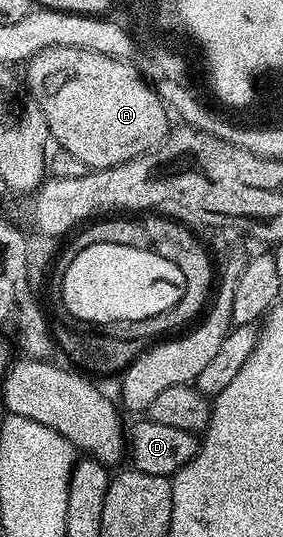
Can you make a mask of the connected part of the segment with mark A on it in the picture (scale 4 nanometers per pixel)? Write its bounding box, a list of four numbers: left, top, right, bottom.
[26,47,170,168]

